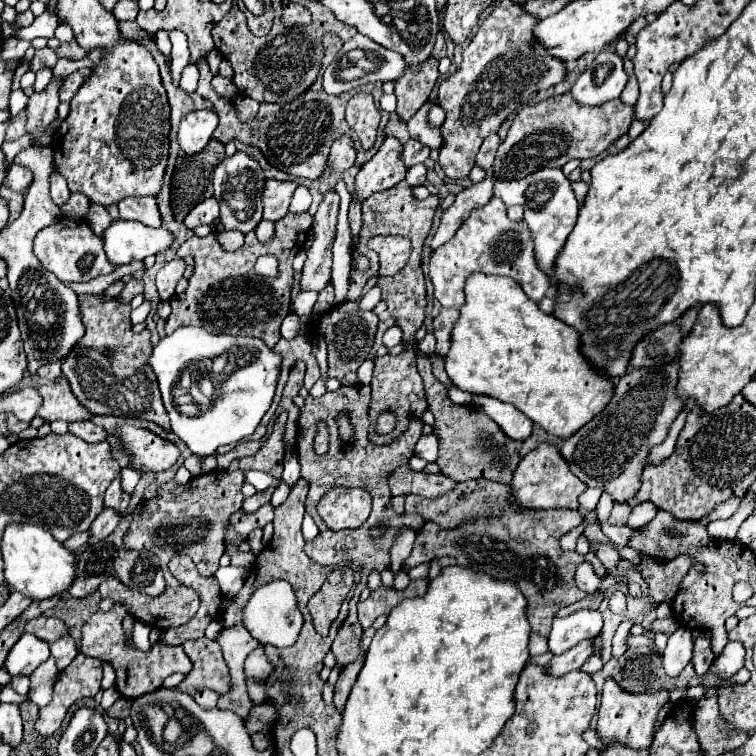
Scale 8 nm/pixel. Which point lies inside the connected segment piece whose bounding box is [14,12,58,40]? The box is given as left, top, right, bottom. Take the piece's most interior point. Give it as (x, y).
(44, 25)

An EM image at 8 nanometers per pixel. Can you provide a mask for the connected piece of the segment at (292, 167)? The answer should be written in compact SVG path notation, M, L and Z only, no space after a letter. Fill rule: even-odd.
M324 34L325 40L322 41L325 55L322 60L322 67L317 77L316 82L296 100L288 102L288 104L272 104L272 106L262 106L260 108L260 114L264 114L264 124L260 122L258 126L252 122L252 124L242 124L236 120L236 112L232 110L232 104L230 100L226 98L220 98L212 86L210 86L210 80L214 78L214 74L210 72L210 66L208 66L208 60L206 56L202 56L198 60L198 70L200 70L200 84L198 84L198 90L196 94L204 96L204 98L210 98L214 108L216 108L216 114L220 118L220 124L214 132L214 138L218 138L220 142L230 142L234 138L240 138L252 146L258 146L264 156L268 158L268 162L276 168L280 168L282 172L288 172L292 176L302 176L302 178L308 178L308 180L314 180L320 176L322 172L322 166L326 162L326 156L330 154L330 148L332 148L332 142L338 140L340 136L350 136L354 140L354 146L357 151L356 166L364 166L370 158L376 154L379 147L384 141L386 128L386 122L389 121L390 113L385 110L380 110L381 121L379 124L375 145L370 150L362 150L362 146L358 140L356 134L352 134L352 128L348 128L346 124L346 118L344 118L344 110L346 110L346 102L352 98L354 90L346 92L346 94L338 94L338 96L330 96L324 92L322 88L322 75L324 70L330 64L343 46L342 40L336 34ZM252 126L252 130L250 130ZM254 126L260 128L254 132Z

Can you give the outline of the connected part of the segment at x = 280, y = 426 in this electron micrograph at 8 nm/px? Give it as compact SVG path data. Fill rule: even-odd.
M280 412L276 418L274 430L264 442L264 446L254 454L240 458L240 470L262 470L274 478L282 474L282 460L284 460L284 432L286 432L286 412Z

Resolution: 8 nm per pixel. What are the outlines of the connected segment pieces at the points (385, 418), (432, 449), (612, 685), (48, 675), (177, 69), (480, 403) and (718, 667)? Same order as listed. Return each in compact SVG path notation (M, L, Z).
M385 412L380 416L376 425L376 433L379 435L386 435L390 433L396 424L396 417L390 412Z
M434 434L420 436L420 440L416 442L416 456L424 458L426 462L436 462L436 456L438 456L438 438Z
M606 678L602 686L602 702L598 710L598 734L604 740L604 744L618 740L628 748L634 750L650 750L652 738L654 738L654 724L658 718L658 712L664 704L670 702L670 690L662 688L658 692L644 692L644 694L634 694L622 690L614 678Z
M50 656L50 658L48 658L42 666L38 666L38 668L32 672L32 676L30 676L30 682L32 682L32 684L30 684L30 688L32 688L30 700L36 702L40 708L46 706L46 704L50 702L50 698L52 698L52 686L54 686L54 676L56 676L56 672L58 672L58 668L56 668L52 656Z
M172 30L170 32L170 42L172 42L172 76L174 76L174 82L176 78L180 76L182 68L190 64L190 52L188 52L188 44L186 44L186 36L184 32L178 32L178 30Z
M472 396L472 402L476 408L484 410L500 428L504 428L506 436L512 436L514 440L526 440L532 432L532 422L514 406L504 404L490 396Z
M728 642L722 656L718 656L714 660L708 674L704 674L704 676L714 676L716 680L725 681L732 678L738 672L738 668L744 668L744 644Z

